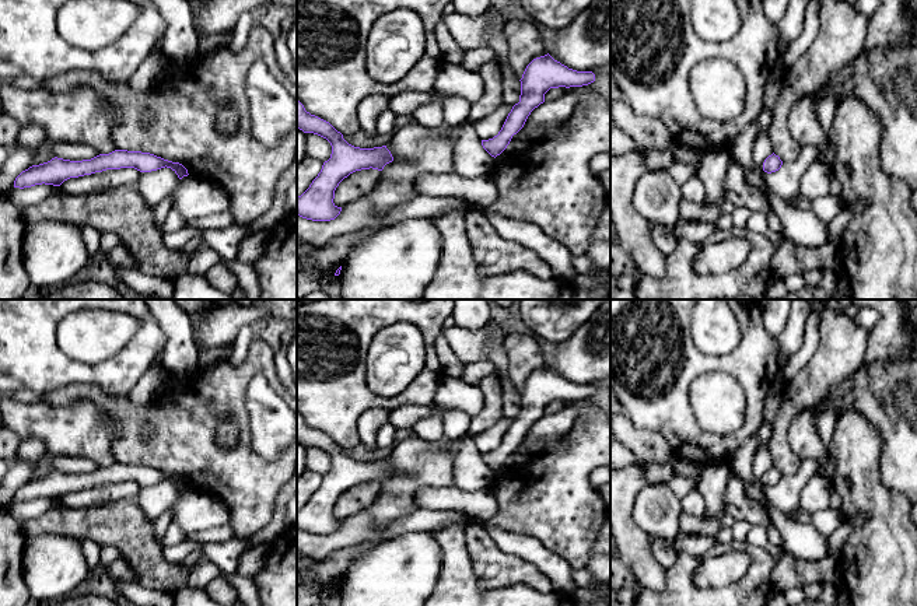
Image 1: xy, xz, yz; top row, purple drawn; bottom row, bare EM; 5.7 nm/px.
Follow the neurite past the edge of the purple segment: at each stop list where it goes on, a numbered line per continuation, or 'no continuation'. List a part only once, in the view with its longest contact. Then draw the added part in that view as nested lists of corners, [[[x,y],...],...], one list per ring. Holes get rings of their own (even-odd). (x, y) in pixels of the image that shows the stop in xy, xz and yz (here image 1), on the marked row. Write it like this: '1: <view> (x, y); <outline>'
no continuation

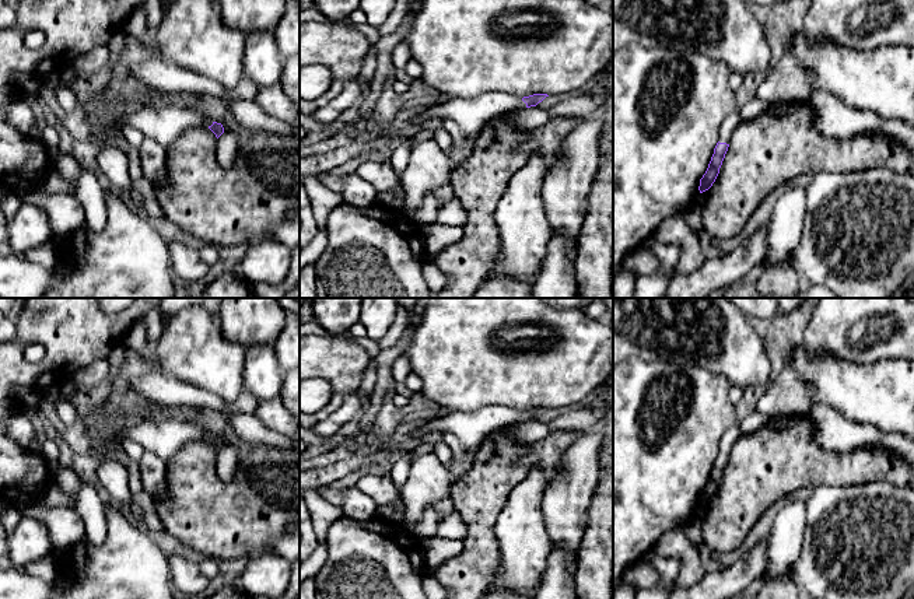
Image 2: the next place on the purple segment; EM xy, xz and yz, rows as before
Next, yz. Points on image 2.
1: yz (731, 122); [[[736,109],[735,112],[732,112],[731,115],[728,115],[722,125],[721,125],[721,132],[719,132],[719,143],[726,143],[729,144],[731,137],[735,132],[735,129],[738,127],[738,125],[742,122],[739,111]]]

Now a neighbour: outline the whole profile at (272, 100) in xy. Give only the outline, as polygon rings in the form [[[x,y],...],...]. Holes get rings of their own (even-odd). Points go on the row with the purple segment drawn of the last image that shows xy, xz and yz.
[[[280,83],[259,88],[253,105],[290,125],[300,115],[300,105],[286,95]]]

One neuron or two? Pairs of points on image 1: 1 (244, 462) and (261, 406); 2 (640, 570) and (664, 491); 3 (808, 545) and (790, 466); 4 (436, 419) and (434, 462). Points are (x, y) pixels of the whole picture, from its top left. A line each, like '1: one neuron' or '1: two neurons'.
1: two neurons
2: two neurons
3: two neurons
4: two neurons

